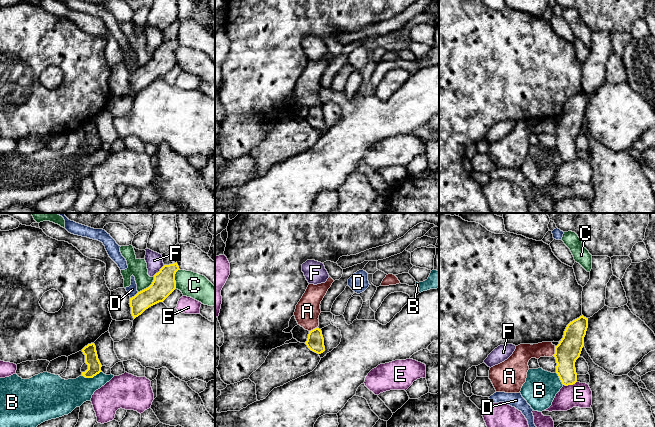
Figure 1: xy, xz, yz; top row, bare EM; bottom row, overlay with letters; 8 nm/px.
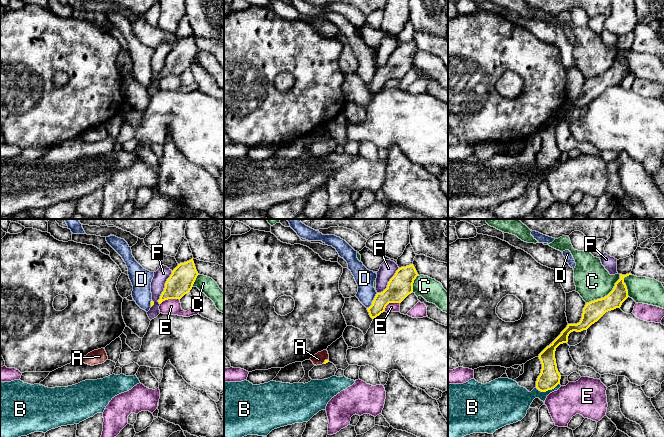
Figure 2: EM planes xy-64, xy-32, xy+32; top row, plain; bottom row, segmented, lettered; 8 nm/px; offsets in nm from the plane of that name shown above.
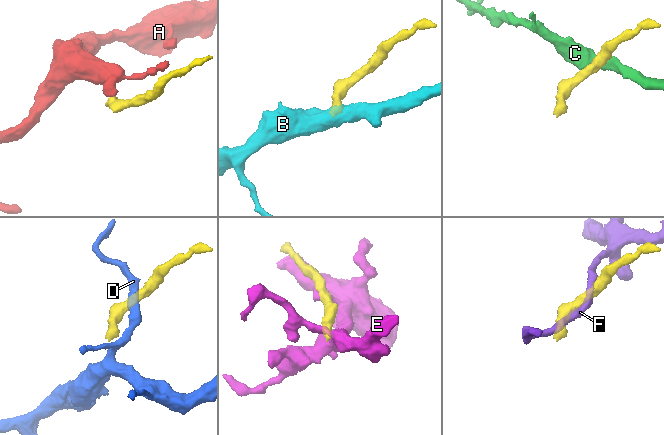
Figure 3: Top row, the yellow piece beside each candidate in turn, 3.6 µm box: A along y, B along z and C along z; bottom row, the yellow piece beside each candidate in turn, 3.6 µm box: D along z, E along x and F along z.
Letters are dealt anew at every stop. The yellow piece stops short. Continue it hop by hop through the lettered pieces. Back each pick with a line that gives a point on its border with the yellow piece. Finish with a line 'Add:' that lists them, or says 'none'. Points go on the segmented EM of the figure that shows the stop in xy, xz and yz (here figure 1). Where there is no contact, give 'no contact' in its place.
Add: none

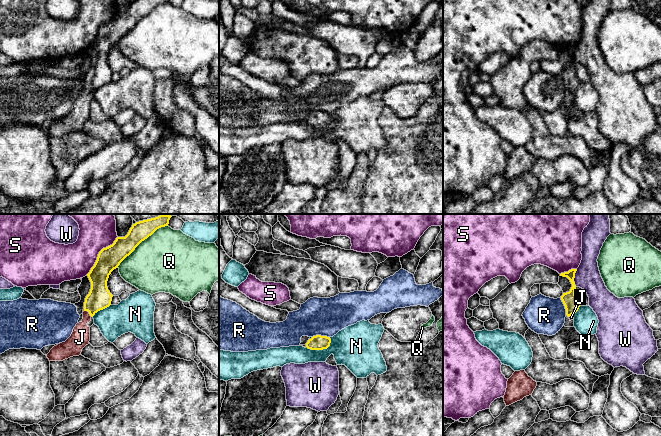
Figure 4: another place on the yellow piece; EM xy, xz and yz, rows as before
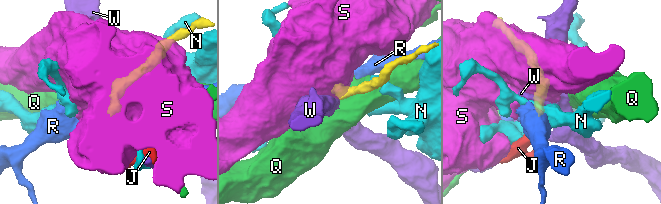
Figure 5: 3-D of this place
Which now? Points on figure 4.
J: xy (88, 311)
Add: J

